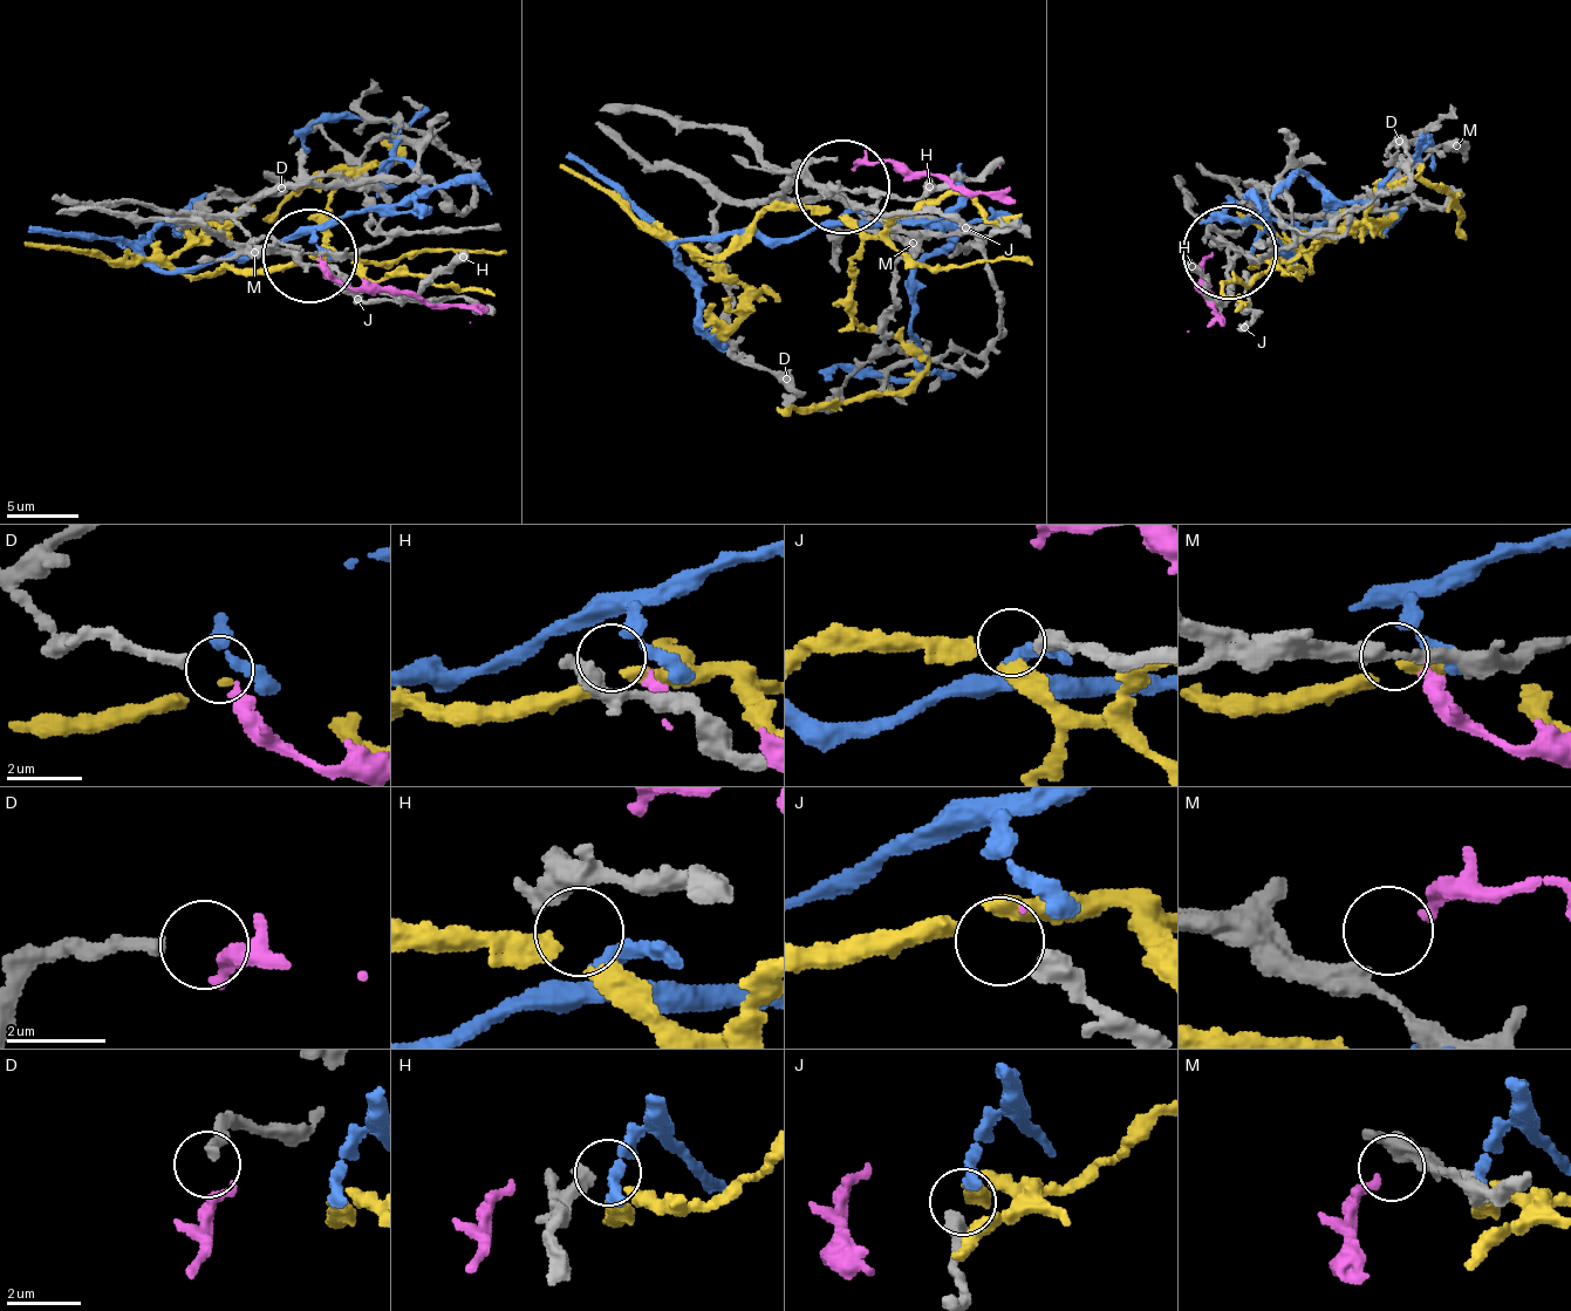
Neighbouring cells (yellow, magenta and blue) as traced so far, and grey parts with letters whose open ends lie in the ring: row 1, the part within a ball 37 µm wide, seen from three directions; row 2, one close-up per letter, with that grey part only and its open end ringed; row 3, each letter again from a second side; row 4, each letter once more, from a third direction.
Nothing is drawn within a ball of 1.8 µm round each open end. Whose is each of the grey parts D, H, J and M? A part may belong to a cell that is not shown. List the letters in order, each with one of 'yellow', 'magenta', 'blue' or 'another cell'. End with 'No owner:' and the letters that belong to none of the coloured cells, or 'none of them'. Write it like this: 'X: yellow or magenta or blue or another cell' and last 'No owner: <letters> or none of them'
D: another cell
H: blue
J: another cell
M: magenta
No owner: D, J

